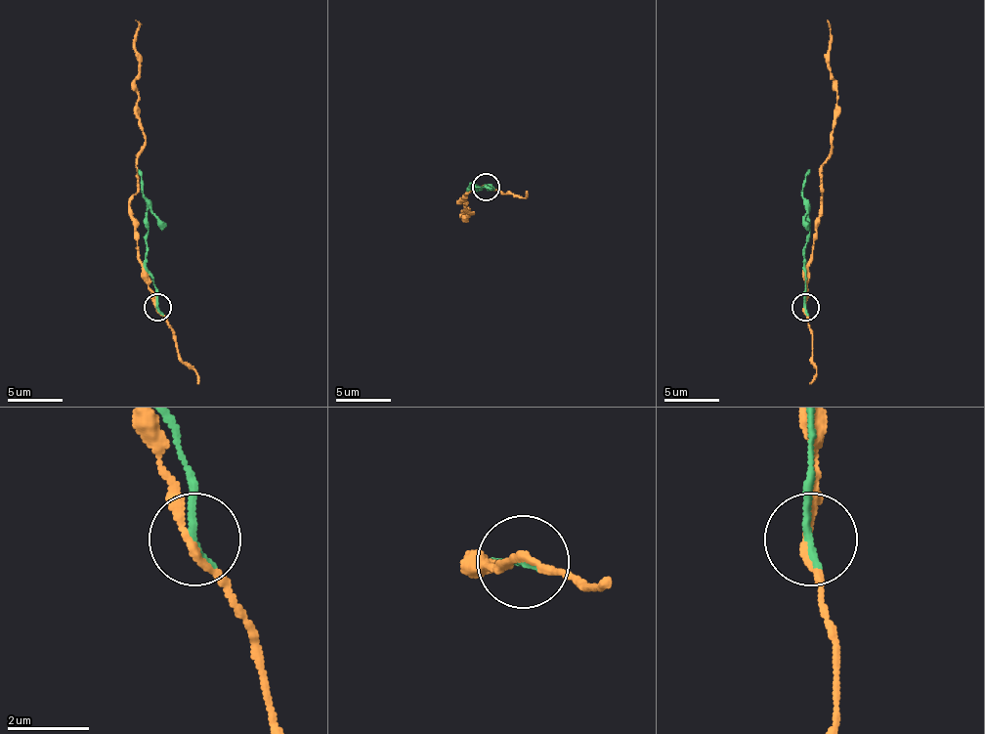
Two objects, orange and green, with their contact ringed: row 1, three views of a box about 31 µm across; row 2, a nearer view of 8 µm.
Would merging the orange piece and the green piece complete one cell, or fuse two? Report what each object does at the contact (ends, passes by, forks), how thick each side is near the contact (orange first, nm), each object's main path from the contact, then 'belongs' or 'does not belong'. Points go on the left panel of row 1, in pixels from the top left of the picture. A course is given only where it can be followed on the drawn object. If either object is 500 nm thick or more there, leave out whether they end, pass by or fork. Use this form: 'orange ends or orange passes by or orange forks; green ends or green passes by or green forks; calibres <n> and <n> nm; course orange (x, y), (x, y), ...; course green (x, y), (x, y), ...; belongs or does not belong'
orange passes by; green ends; calibres 180 and 220 nm; course orange (158, 309), (131, 216), (145, 145), (134, 78), (136, 21); course green (158, 306), (152, 273), (145, 265), (148, 202), (142, 196), (139, 169); does not belong

